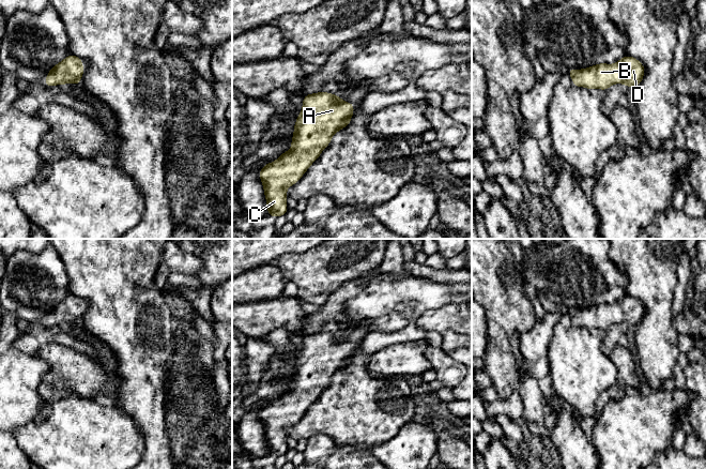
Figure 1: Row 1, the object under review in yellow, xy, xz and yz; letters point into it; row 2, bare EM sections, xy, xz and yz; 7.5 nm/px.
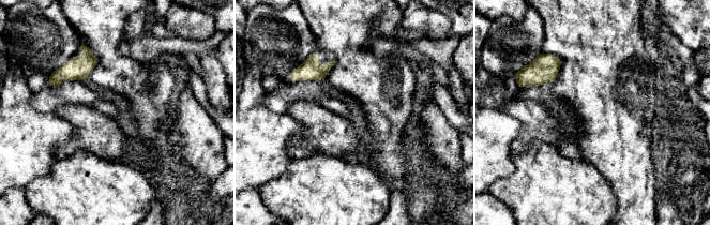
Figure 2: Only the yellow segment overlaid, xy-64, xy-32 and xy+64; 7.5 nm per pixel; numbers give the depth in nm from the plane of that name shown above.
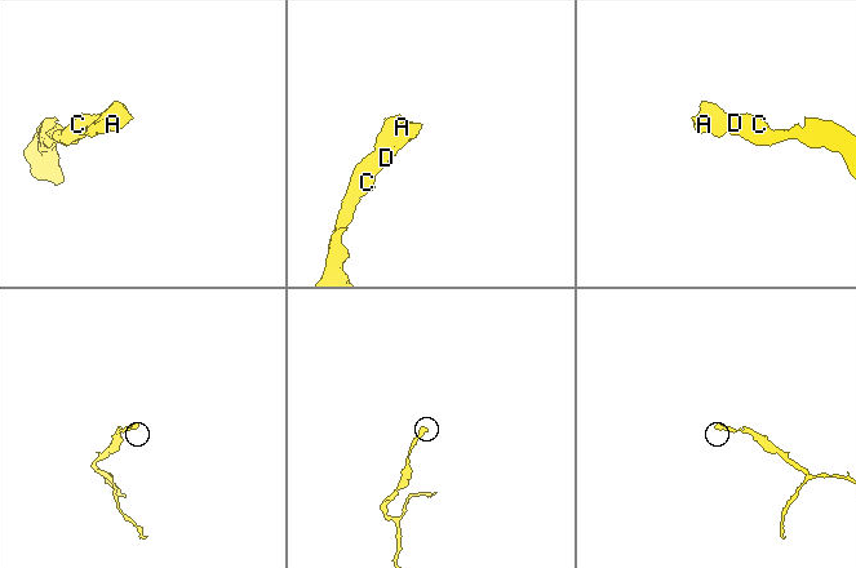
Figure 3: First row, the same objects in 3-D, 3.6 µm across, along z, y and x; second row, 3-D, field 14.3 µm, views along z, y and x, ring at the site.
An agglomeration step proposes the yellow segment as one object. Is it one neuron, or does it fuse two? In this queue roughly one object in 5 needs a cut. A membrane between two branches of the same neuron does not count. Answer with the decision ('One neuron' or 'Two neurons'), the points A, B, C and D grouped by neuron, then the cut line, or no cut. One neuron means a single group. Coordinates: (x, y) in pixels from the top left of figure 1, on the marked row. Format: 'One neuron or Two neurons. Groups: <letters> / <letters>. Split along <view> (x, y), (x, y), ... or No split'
One neuron. Groups: A B C D. No split

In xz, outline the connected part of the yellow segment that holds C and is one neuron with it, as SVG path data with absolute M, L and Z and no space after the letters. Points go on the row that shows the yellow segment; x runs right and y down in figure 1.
M321 91L304 96L303 108L294 124L291 149L280 154L275 162L265 164L259 172L268 208L266 215L278 217L287 213L289 209L286 190L300 181L322 154L322 149L328 147L332 137L350 124L354 108L352 103L344 102L337 94L328 92Z

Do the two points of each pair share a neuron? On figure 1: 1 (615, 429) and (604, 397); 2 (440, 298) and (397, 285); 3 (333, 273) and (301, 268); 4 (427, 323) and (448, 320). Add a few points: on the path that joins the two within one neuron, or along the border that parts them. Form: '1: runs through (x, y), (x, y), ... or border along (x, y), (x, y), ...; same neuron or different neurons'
1: border along (611, 398), (604, 406), (595, 425); different neurons
2: runs through (429, 294), (408, 294); same neuron
3: runs through (325, 271), (308, 270); same neuron
4: runs through (432, 320), (443, 320); same neuron

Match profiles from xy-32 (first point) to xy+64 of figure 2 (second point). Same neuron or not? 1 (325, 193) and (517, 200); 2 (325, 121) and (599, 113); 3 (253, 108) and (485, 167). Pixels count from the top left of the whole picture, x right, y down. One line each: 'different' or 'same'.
1: same
2: different
3: same

